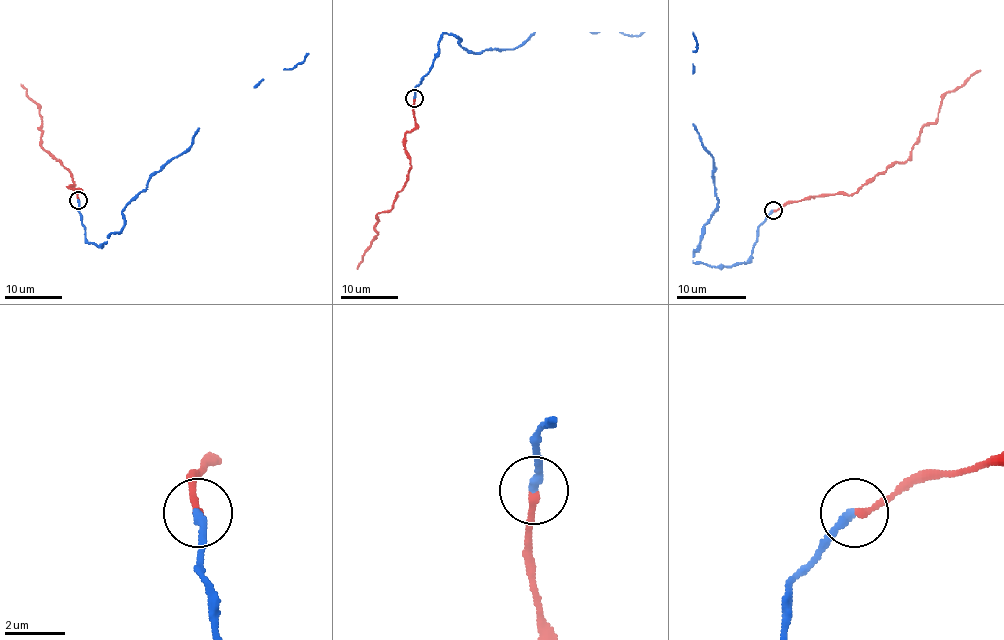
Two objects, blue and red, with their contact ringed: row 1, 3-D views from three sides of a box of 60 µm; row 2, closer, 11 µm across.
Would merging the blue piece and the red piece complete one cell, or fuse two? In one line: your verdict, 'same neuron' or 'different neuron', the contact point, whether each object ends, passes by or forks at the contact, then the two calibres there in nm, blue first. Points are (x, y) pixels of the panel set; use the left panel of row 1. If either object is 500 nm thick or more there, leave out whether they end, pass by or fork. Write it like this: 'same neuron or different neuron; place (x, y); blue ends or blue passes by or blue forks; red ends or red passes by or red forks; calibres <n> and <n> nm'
same neuron; place (78, 200); blue ends; red ends; calibres 280 and 240 nm

